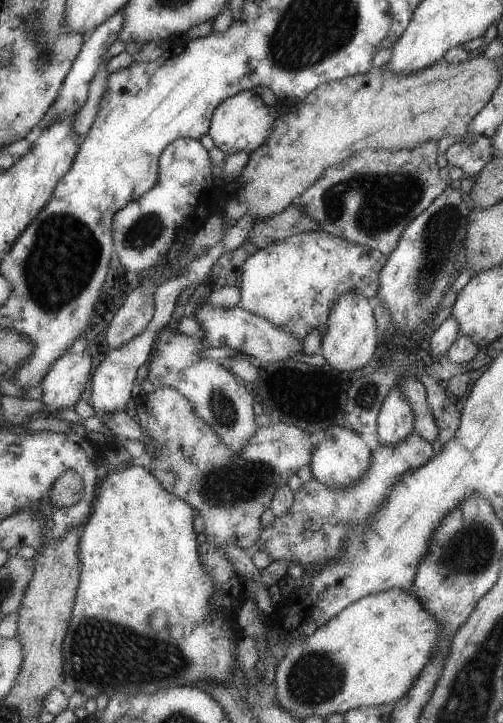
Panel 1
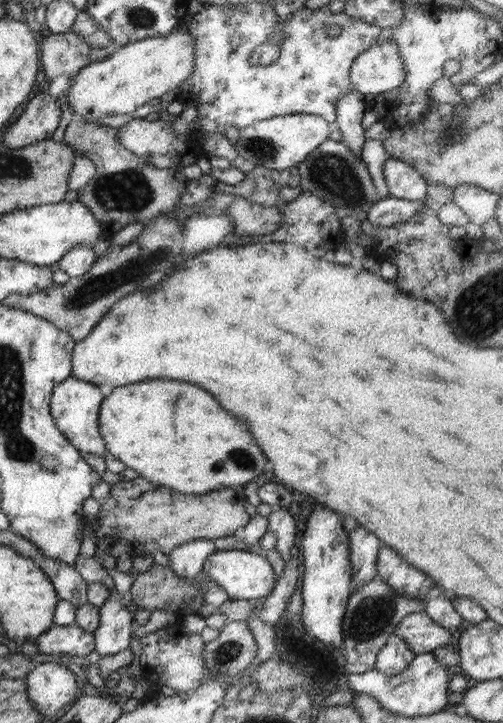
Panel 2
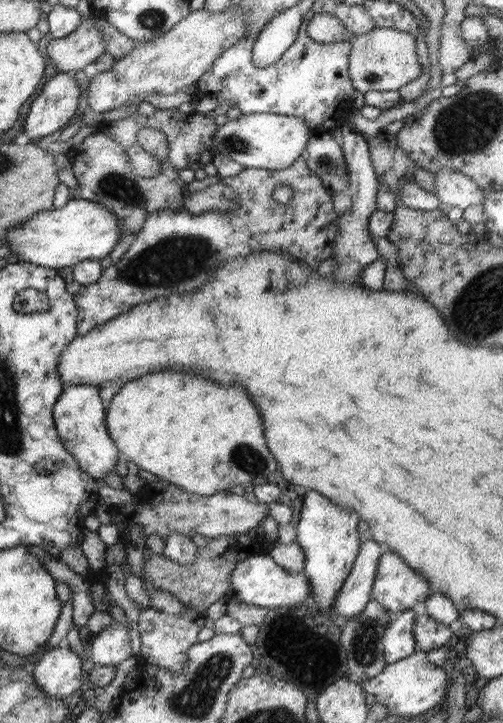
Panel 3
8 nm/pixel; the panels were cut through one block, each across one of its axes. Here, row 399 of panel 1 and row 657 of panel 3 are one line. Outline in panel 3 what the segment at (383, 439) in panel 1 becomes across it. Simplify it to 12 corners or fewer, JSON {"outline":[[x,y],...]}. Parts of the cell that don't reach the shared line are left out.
{"outline":[[417,609],[388,623],[382,644],[386,664],[416,651]]}

